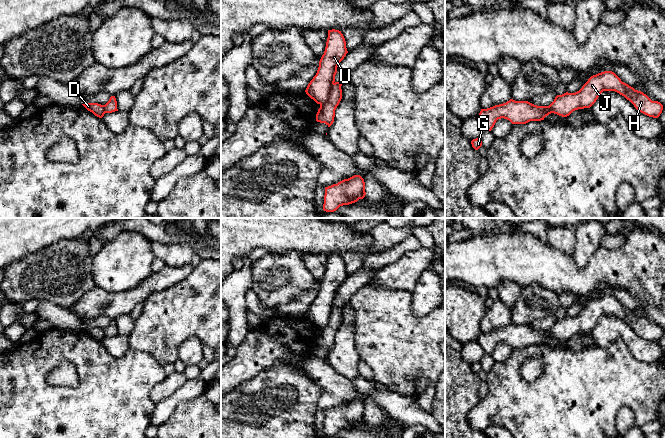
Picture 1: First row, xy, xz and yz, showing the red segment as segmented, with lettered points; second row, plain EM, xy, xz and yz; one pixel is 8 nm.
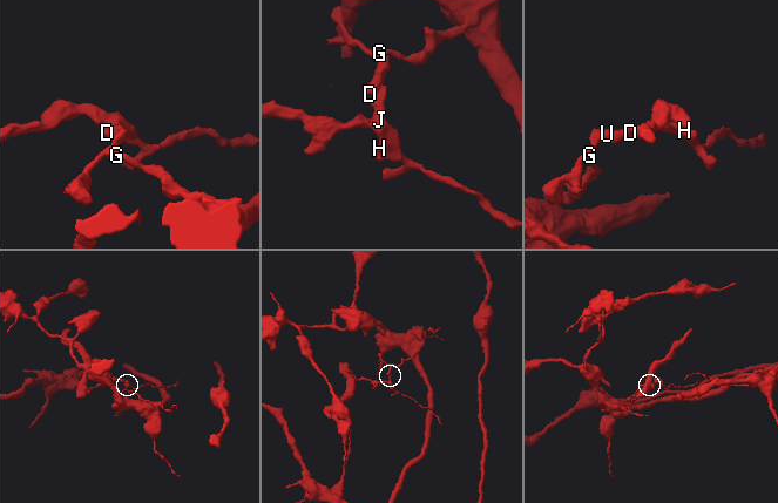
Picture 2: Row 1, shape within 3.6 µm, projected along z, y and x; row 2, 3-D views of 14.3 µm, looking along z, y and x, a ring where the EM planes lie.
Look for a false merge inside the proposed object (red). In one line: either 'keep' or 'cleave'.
cleave

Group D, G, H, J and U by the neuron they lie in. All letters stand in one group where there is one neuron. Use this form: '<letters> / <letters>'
D G U / H J

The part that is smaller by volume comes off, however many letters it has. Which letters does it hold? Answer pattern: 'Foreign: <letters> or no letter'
Foreign: H, J

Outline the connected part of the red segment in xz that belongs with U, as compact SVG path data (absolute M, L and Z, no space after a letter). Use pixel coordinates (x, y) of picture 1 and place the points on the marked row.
M328 30L328 38L324 54L319 61L316 75L308 84L305 92L317 104L326 104L339 63L348 53L346 41L339 30Z

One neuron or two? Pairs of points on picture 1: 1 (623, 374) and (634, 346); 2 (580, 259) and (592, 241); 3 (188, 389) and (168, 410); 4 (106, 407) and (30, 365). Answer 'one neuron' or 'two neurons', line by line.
1: two neurons
2: one neuron
3: one neuron
4: one neuron

